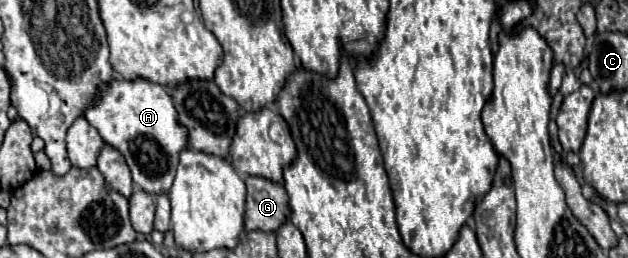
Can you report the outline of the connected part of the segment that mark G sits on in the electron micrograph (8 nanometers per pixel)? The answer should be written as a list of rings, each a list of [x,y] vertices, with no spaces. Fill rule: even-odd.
[[[246,177],[246,187],[246,231],[278,231],[290,219],[286,189],[262,177]]]

